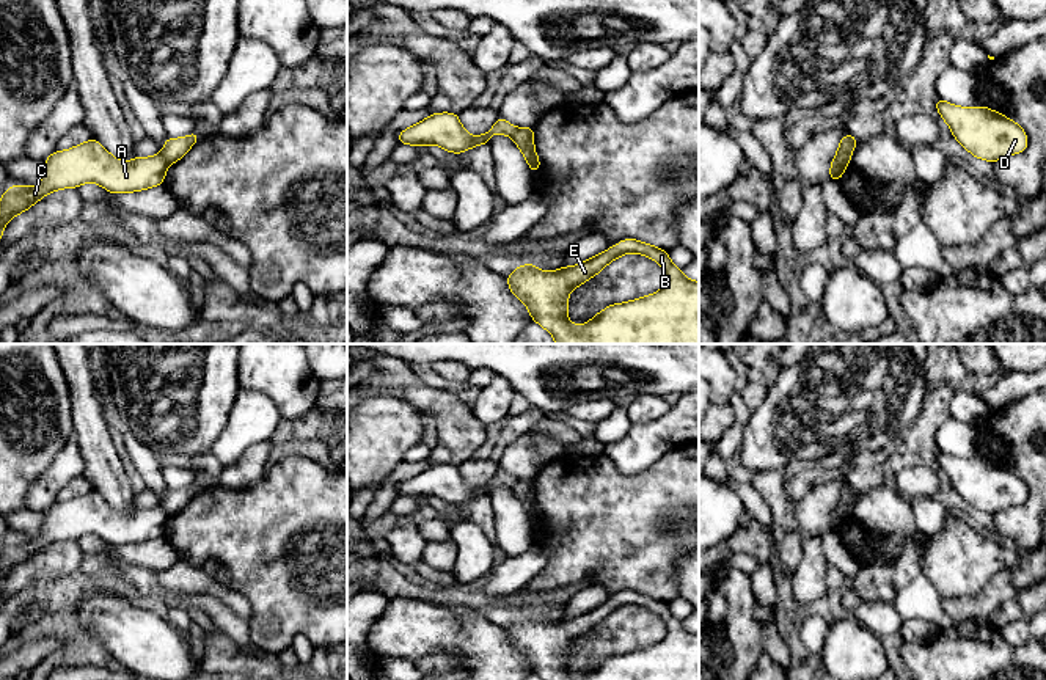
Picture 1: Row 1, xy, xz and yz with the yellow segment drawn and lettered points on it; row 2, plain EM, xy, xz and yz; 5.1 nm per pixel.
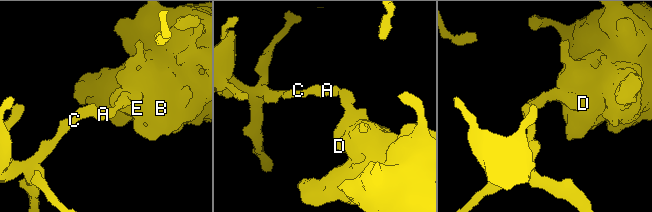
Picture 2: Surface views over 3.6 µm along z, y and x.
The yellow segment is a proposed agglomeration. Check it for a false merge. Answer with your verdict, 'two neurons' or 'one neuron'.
two neurons

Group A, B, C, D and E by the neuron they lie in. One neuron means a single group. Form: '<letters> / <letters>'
A C / B D E

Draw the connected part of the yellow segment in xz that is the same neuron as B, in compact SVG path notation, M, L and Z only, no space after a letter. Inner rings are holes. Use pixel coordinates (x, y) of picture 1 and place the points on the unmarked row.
M638 590L617 597L572 619L542 623L537 616L518 617L506 628L510 644L529 661L531 672L542 680L699 680L699 633L688 631L672 616L666 601ZM638 605L658 614L666 636L655 645L609 656L584 677L567 671L569 644L600 625L611 612Z

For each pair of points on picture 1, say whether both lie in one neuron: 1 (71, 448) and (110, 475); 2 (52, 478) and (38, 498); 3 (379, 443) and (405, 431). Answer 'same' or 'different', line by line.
1: different
2: same
3: same

